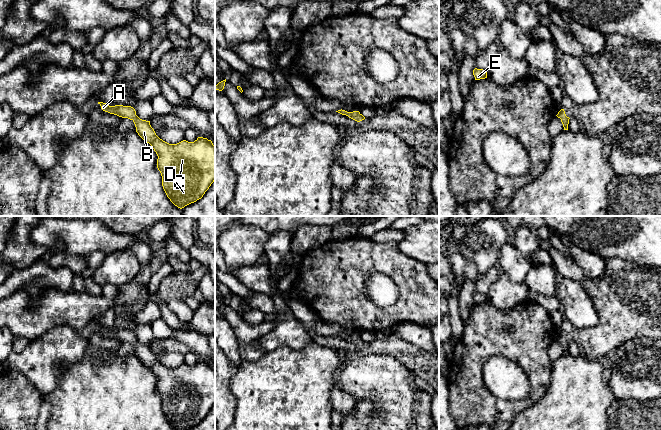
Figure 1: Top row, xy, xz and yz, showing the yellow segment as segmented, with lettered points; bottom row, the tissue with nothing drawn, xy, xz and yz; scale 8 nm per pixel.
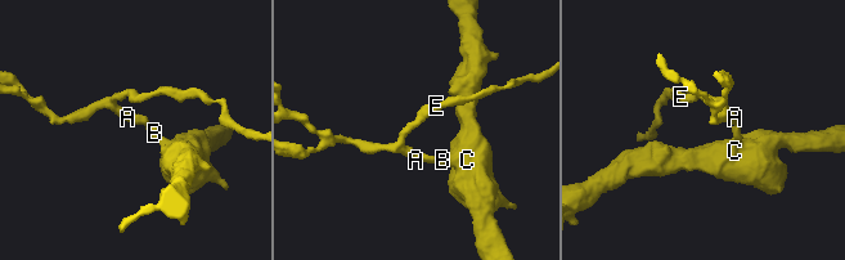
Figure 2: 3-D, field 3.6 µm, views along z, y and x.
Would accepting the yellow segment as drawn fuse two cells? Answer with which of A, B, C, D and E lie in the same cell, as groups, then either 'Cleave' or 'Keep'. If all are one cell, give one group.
Groups: A B C D E. Keep

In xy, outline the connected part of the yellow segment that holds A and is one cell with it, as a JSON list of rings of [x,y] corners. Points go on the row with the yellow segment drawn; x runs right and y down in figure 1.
[[[98,102],[101,109],[110,114],[132,120],[138,135],[156,152],[157,168],[162,176],[162,186],[170,201],[182,209],[201,199],[211,184],[215,181],[215,146],[211,140],[198,137],[194,142],[183,140],[177,144],[169,144],[160,139],[150,125],[150,121],[142,120],[131,106],[115,105]]]

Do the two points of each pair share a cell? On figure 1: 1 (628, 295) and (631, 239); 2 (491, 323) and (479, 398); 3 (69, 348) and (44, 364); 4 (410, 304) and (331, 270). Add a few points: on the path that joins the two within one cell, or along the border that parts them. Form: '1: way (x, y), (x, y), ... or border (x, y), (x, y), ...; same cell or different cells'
1: border (607, 258), (620, 257), (650, 267); different cells
2: way (477, 342), (474, 349), (474, 379); same cell
3: way (63, 348), (60, 348), (50, 358); same cell
4: way (390, 312), (372, 312), (350, 290); same cell

